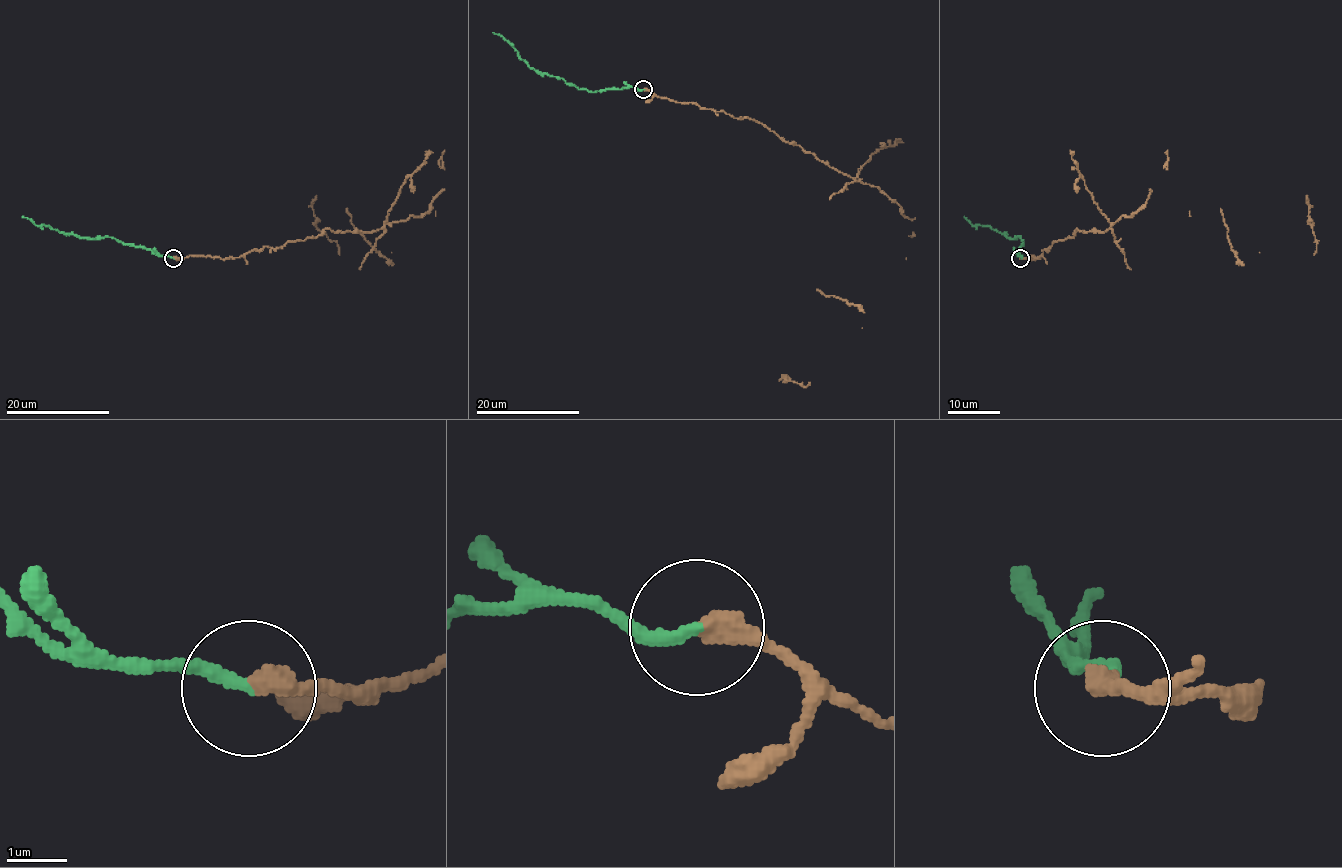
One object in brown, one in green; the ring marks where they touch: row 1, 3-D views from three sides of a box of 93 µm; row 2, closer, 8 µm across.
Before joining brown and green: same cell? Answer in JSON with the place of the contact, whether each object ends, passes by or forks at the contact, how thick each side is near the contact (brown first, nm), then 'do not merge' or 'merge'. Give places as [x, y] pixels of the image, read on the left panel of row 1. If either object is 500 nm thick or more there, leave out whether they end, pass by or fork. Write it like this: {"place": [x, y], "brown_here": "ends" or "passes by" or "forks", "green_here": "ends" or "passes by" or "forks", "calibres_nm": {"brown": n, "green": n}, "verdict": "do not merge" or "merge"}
{"place": [173, 258], "brown_here": "ends", "green_here": "ends", "calibres_nm": {"brown": 360, "green": 220}, "verdict": "do not merge"}

